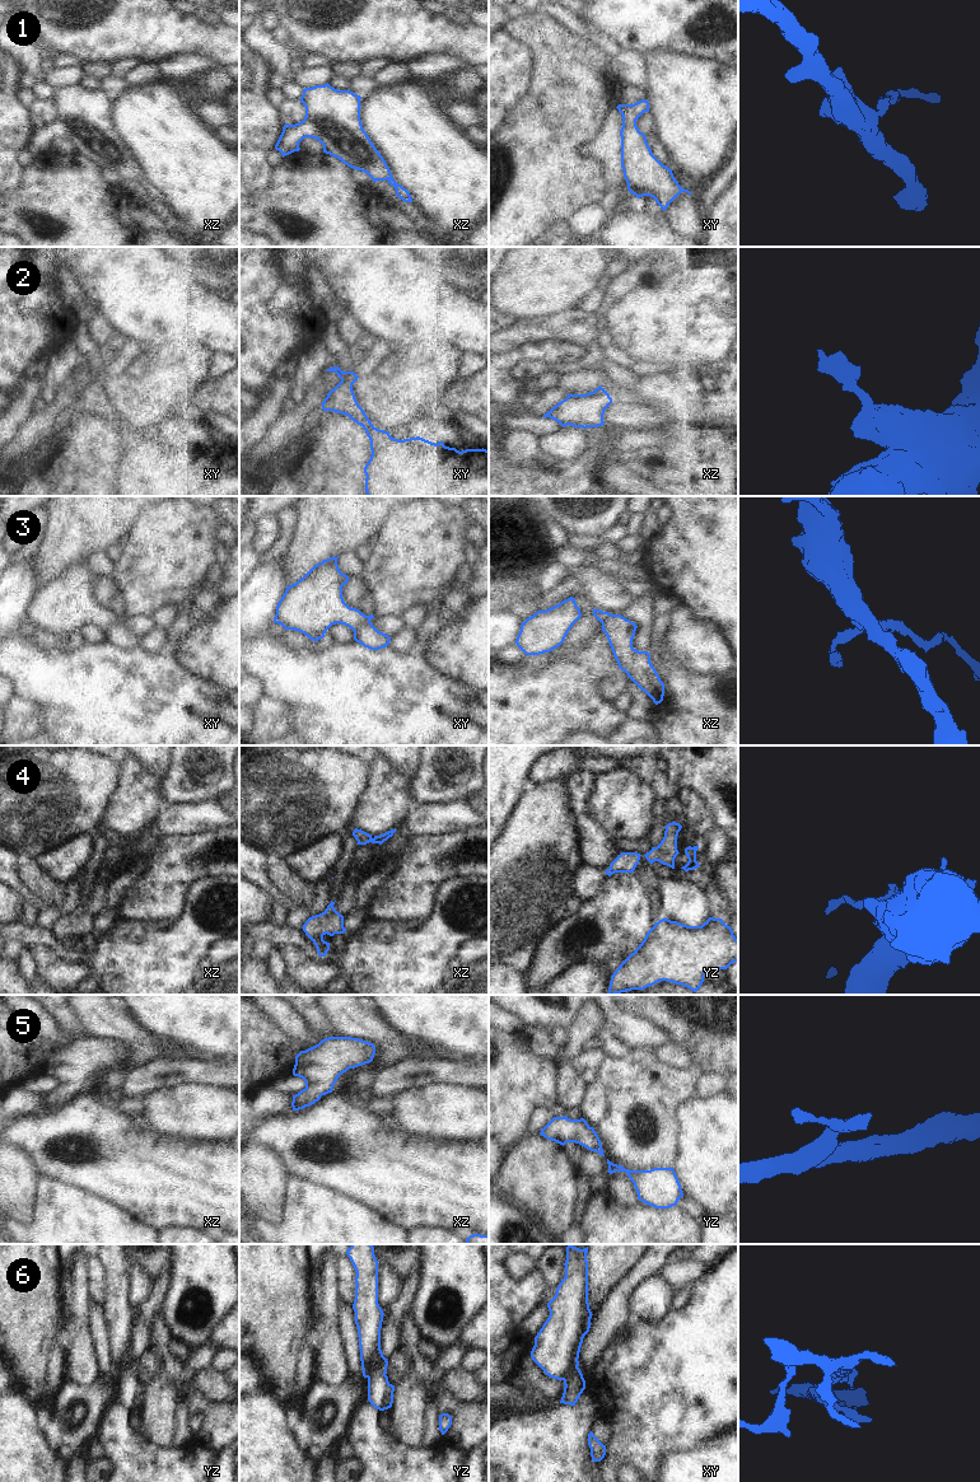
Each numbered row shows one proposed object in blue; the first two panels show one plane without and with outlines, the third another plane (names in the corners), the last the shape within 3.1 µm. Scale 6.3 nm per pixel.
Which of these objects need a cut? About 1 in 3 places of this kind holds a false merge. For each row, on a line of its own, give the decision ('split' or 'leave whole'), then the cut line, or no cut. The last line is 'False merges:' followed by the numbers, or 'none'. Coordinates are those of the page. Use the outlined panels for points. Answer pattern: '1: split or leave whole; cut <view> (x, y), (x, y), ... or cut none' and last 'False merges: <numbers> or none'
1: leave whole; cut none
2: split; cut xy (341, 379), (350, 379), (353, 383)
3: split; cut xy (367, 616), (354, 631)
4: leave whole; cut none
5: leave whole; cut none
6: split; cut yz (384, 1373), (381, 1369), (376, 1369), (368, 1378)
False merges: 2, 3, 6

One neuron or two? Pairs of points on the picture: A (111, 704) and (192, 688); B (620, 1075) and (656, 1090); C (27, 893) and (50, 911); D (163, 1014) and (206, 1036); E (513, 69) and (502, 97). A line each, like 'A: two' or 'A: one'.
A: one
B: one
C: one
D: one
E: one

